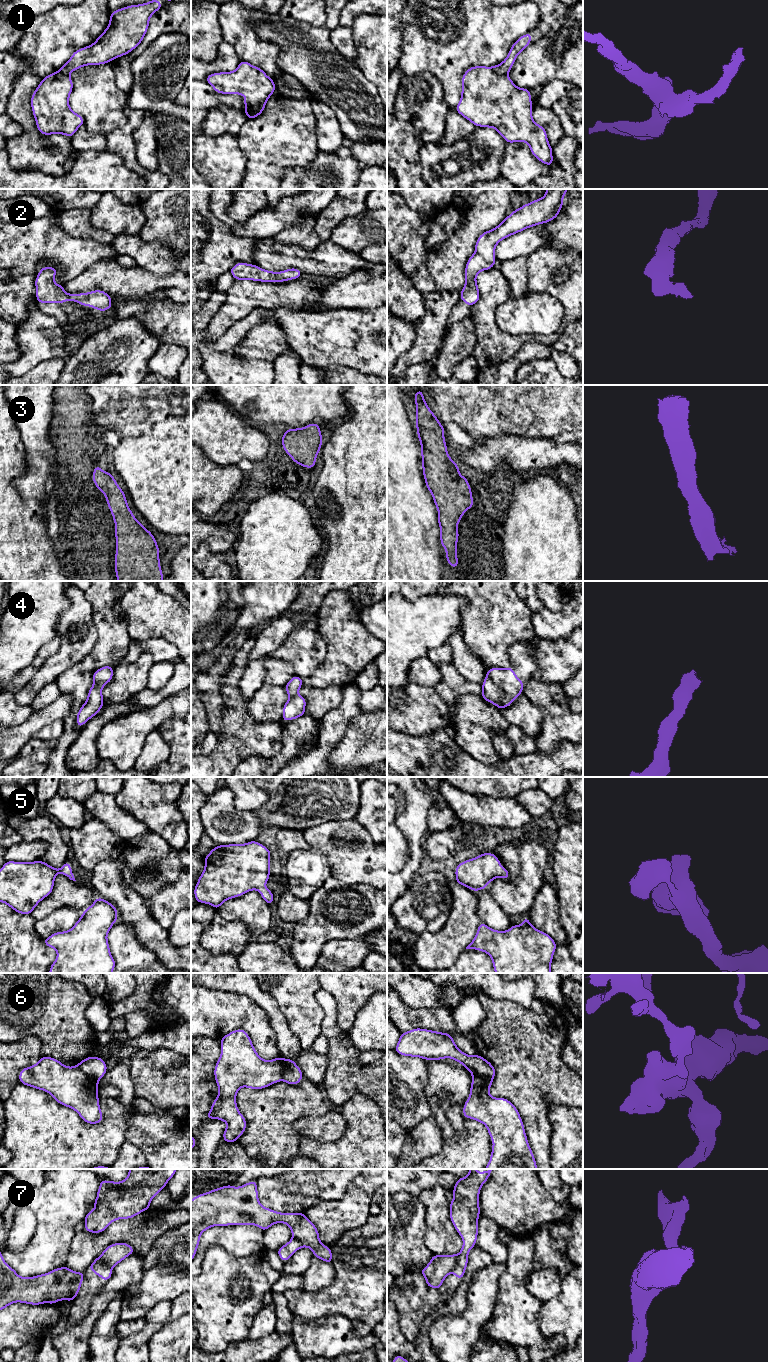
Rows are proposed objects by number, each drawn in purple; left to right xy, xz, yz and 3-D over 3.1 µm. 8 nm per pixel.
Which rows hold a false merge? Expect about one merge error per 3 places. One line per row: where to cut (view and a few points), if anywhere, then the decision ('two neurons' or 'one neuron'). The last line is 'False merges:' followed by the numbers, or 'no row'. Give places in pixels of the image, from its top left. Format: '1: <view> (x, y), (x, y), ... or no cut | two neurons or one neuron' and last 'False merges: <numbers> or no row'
1: yz (490, 67), (498, 73), (506, 74) | two neurons
2: no cut | one neuron
3: no cut | one neuron
4: no cut | one neuron
5: no cut | one neuron
6: xy (76, 1065), (84, 1073), (97, 1081) | two neurons
7: yz (459, 1254), (456, 1265), (451, 1271) | two neurons
False merges: 1, 6, 7

